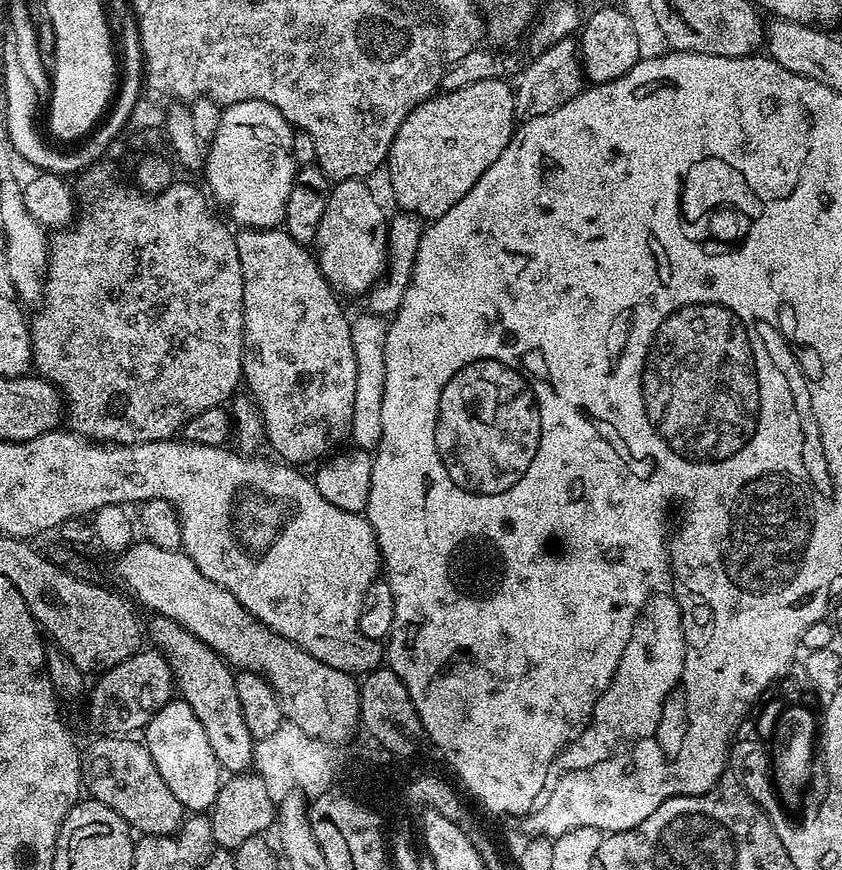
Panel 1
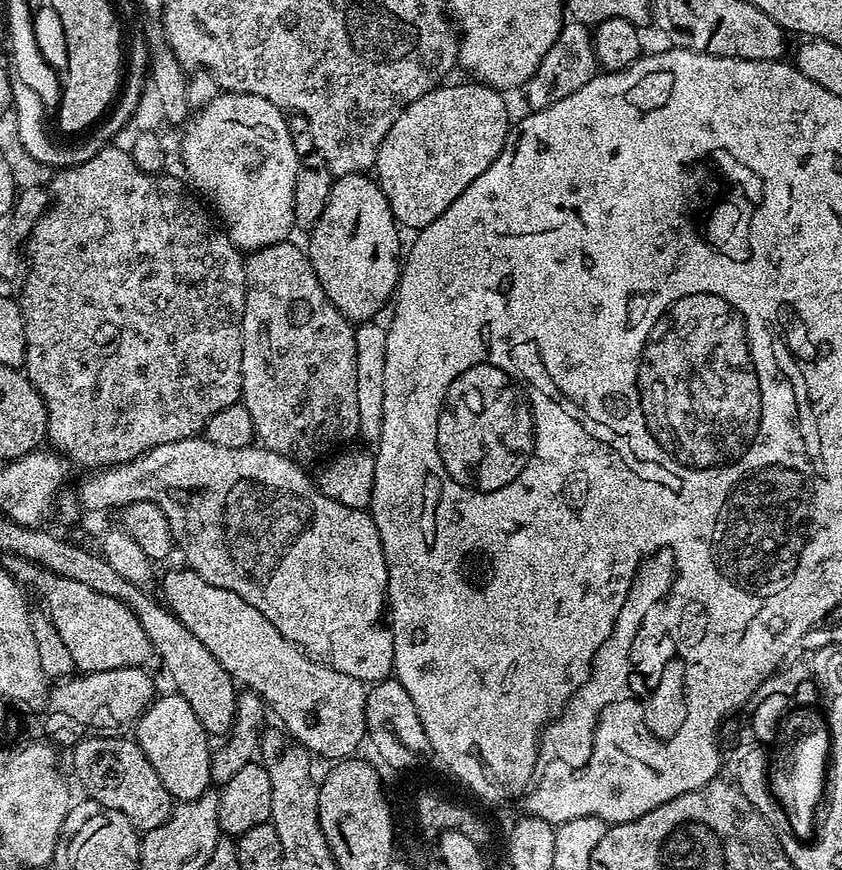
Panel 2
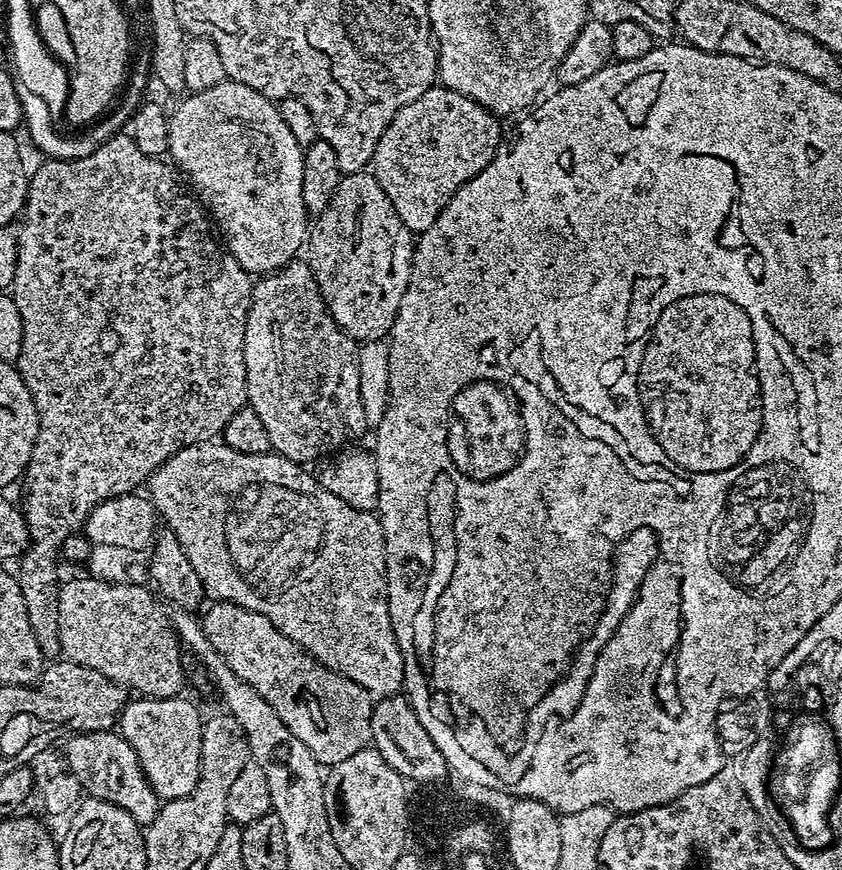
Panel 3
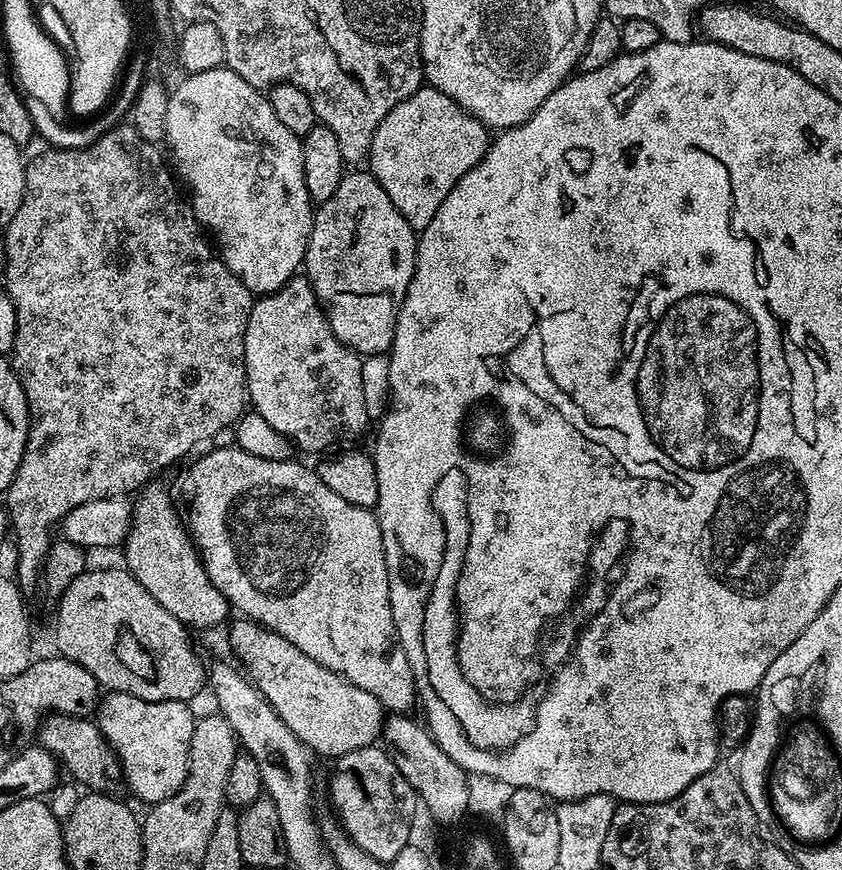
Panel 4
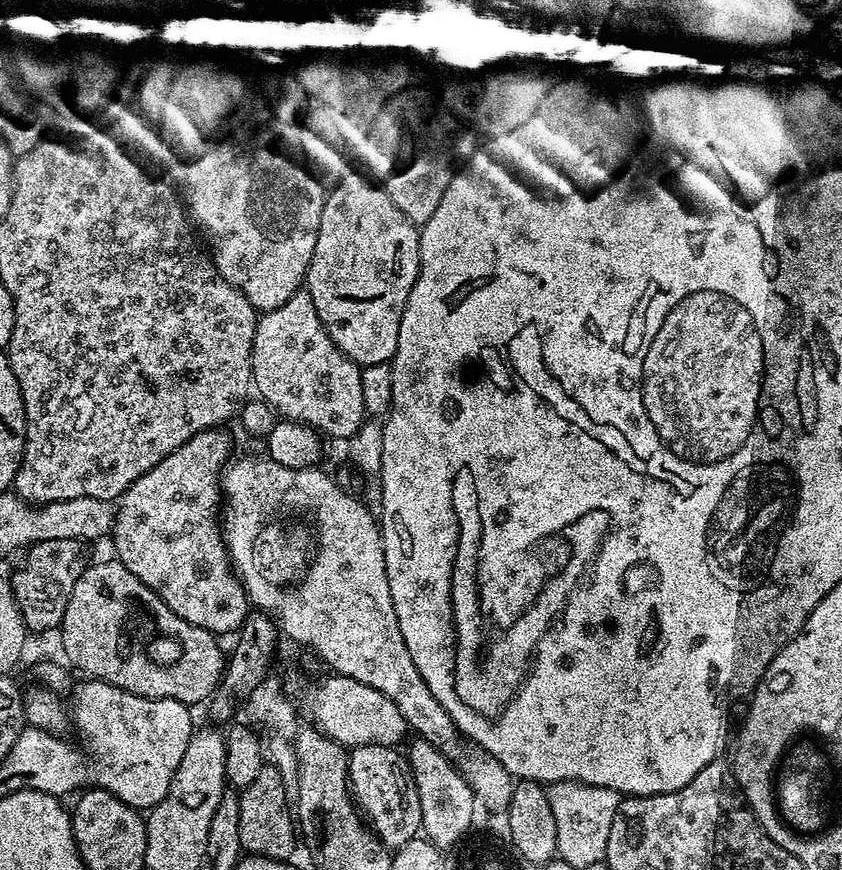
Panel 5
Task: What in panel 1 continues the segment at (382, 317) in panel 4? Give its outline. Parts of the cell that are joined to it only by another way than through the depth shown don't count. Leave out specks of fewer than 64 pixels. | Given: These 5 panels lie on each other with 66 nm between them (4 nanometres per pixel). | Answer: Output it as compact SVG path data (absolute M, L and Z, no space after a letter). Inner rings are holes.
M363 179L337 181L332 192L327 195L326 210L323 211L321 225L314 245L314 255L319 263L322 274L337 293L349 292L356 296L367 293L368 289L384 275L388 262L388 220L380 209L380 204L365 185Z

